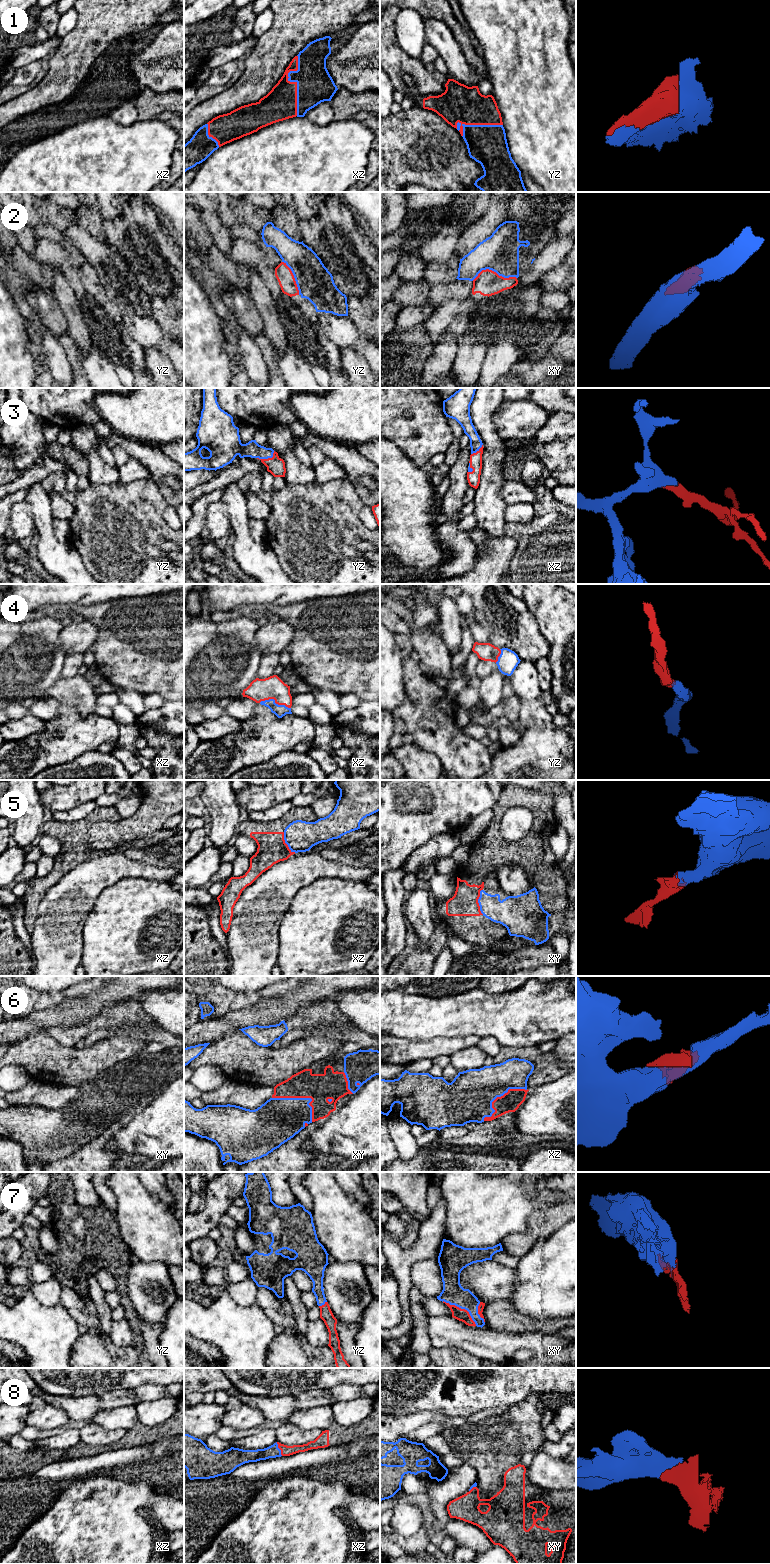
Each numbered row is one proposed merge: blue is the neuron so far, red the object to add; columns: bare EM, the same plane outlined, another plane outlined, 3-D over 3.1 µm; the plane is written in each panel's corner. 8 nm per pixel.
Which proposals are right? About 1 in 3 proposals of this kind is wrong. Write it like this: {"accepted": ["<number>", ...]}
{"accepted": ["1", "3", "4", "6", "7", "8"]}

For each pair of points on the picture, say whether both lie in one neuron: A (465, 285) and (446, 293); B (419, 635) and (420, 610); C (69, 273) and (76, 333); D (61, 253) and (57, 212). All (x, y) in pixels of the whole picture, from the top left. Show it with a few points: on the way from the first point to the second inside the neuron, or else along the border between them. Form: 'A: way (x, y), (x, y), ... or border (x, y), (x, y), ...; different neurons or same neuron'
A: way (460, 289), (451, 290); same neuron
B: border (406, 620), (417, 627), (430, 627), (433, 630); different neurons
C: border (56, 268), (64, 276), (78, 298); different neurons
D: border (60, 236), (66, 241); different neurons

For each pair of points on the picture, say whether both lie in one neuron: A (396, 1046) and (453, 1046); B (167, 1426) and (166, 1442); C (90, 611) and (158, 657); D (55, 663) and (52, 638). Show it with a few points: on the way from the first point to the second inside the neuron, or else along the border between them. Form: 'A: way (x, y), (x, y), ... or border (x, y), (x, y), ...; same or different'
A: way (410, 1048), (433, 1048), (439, 1046); same
B: border (173, 1435), (164, 1435), (144, 1444); different
C: way (107, 616), (126, 626), (141, 641); same
D: way (40, 672), (22, 660), (26, 650), (34, 649); same

